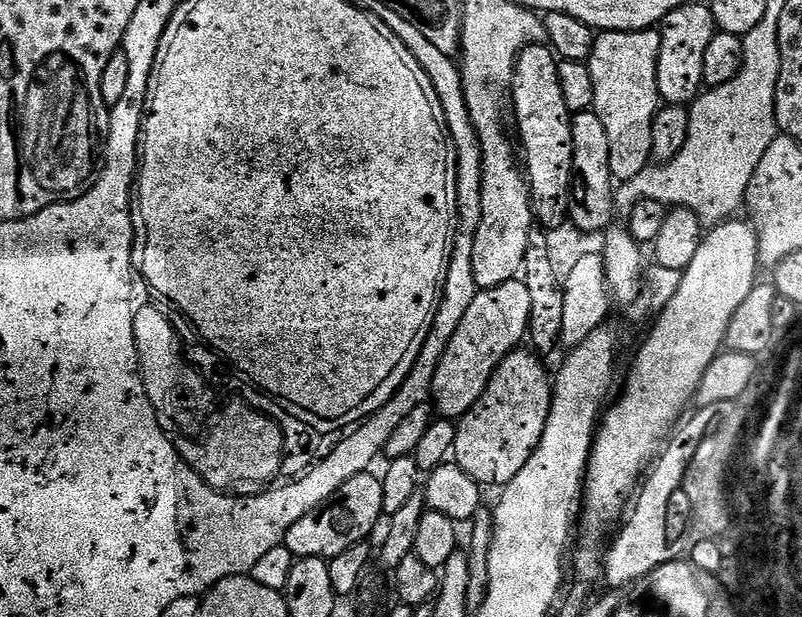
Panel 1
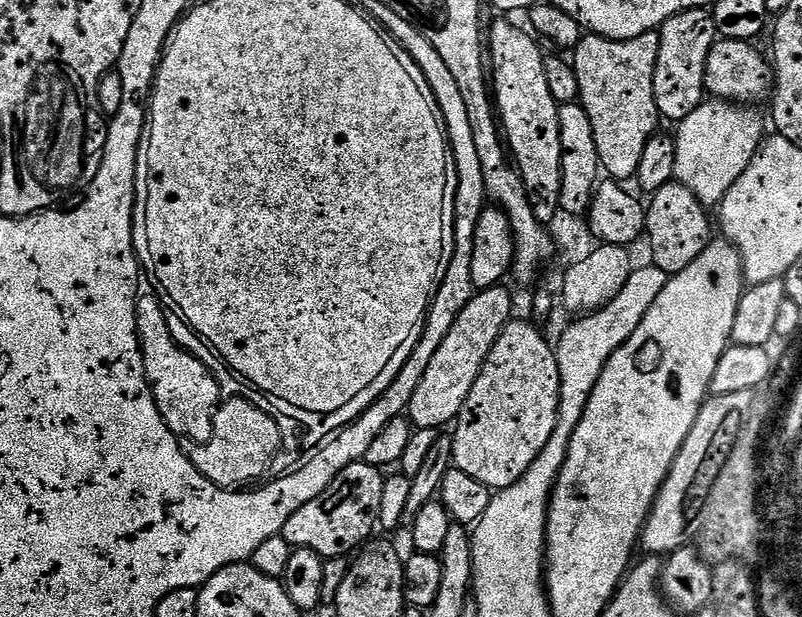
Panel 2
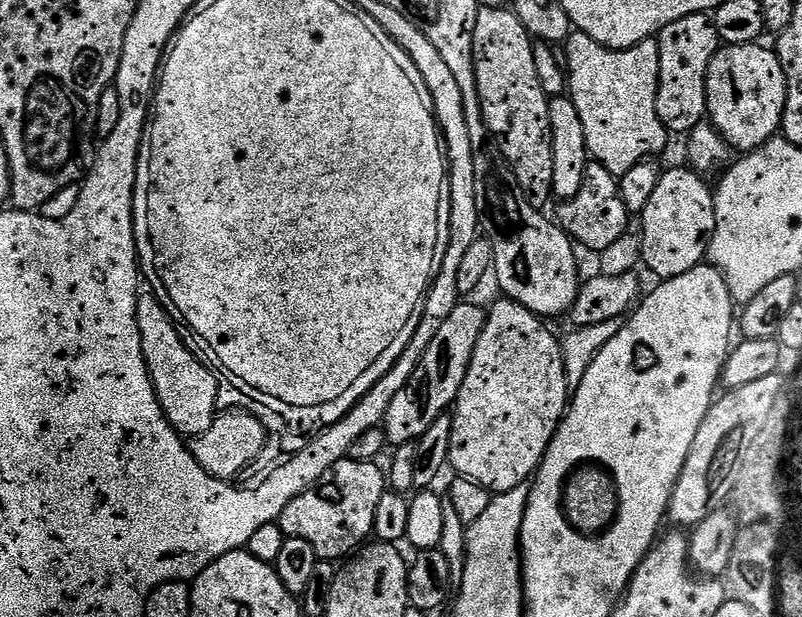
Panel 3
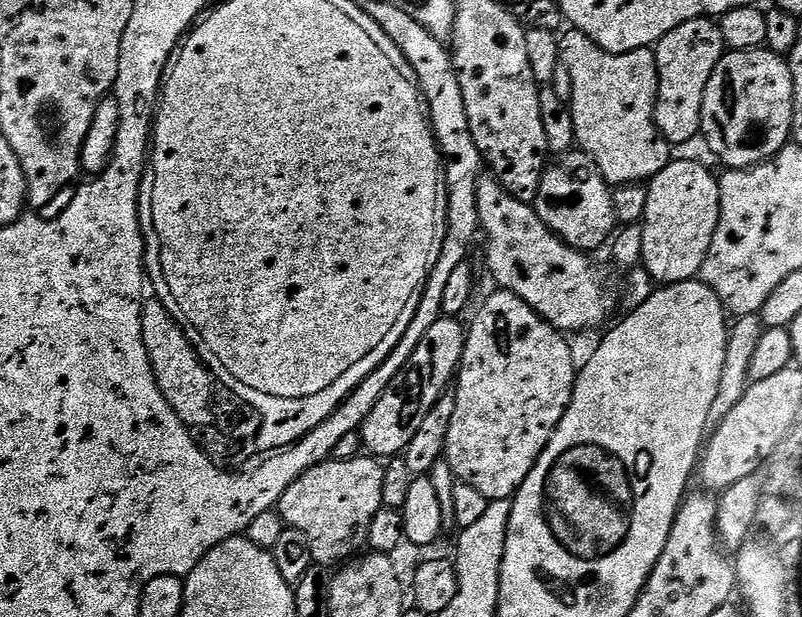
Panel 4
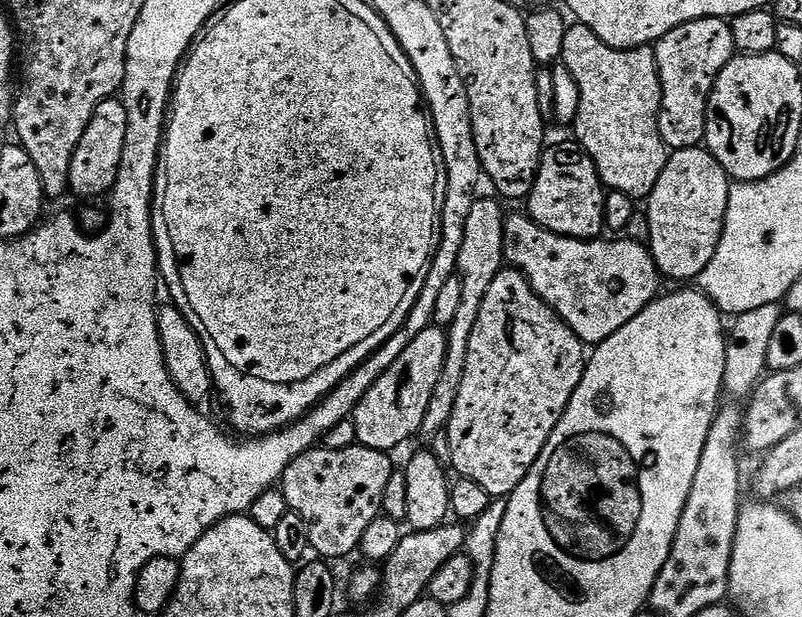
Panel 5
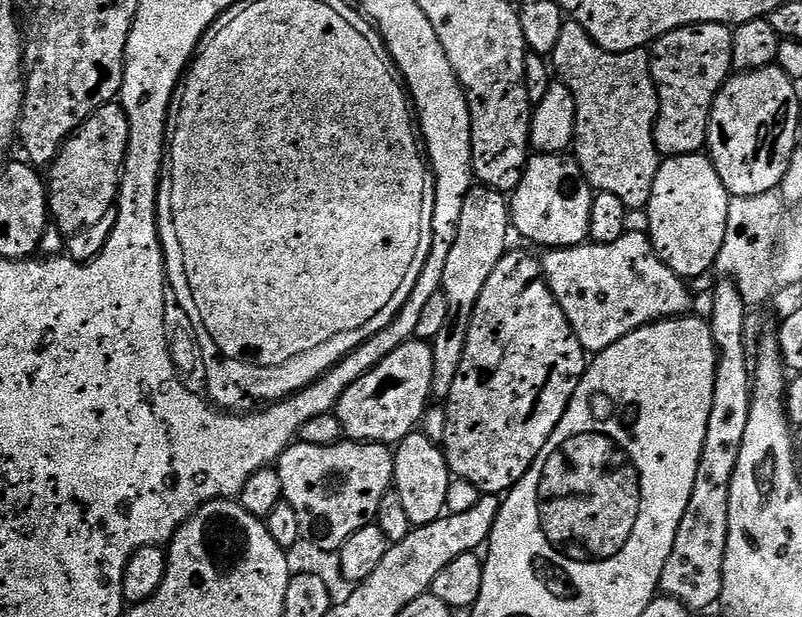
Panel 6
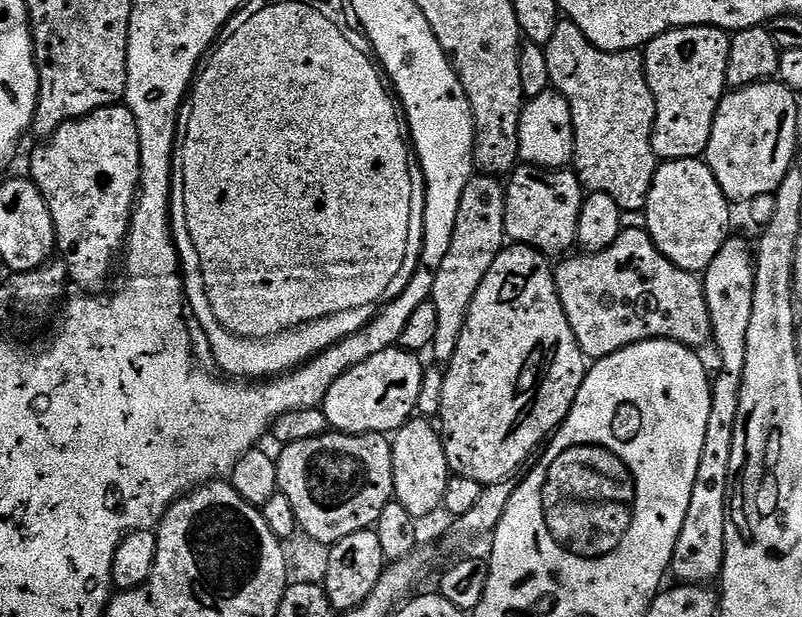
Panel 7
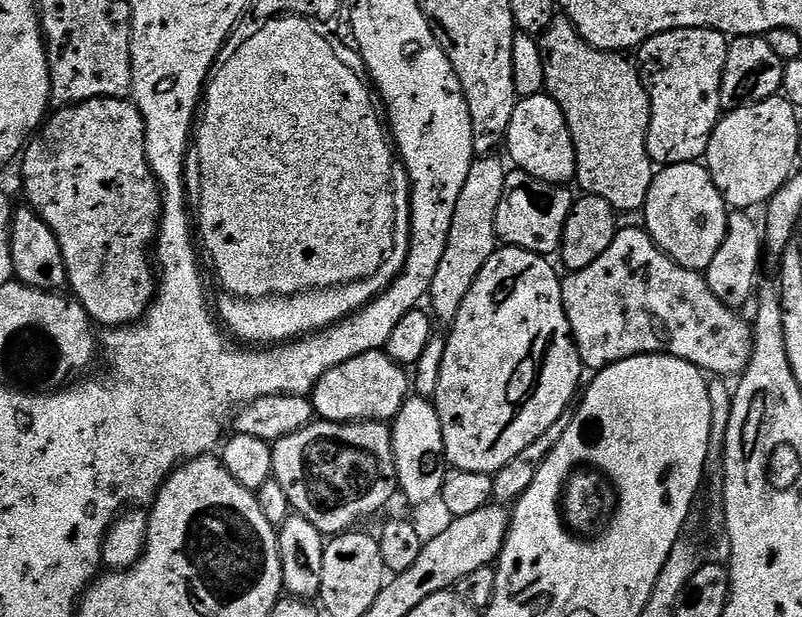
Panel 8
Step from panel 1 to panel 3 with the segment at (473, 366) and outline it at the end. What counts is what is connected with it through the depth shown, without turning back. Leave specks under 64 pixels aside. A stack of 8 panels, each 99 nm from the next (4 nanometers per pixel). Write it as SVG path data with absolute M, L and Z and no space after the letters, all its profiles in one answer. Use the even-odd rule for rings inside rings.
M461 302L456 309L442 322L438 334L430 341L430 346L422 354L418 362L418 370L410 374L410 382L402 386L390 402L390 408L384 415L383 429L392 446L410 444L419 440L439 416L445 415L455 405L456 396L462 390L462 382L466 378L466 370L470 366L470 358L474 354L474 346L478 346L478 338L484 329L485 309L476 304Z

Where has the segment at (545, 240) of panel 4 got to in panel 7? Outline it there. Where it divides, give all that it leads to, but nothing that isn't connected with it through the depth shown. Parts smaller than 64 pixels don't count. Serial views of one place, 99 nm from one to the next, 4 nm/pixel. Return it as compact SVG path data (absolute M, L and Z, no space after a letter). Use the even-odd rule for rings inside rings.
M626 229L624 231L621 231L620 237L617 238L615 242L613 242L609 248L606 250L602 250L601 252L590 252L587 254L579 254L580 256L573 255L571 258L573 260L568 260L565 262L564 265L561 266L561 268L557 267L555 269L556 274L556 289L558 290L558 294L560 295L560 301L562 302L562 306L564 307L564 313L566 314L566 318L570 322L570 326L574 330L574 338L578 342L578 346L582 351L584 352L585 357L591 358L593 361L598 361L603 356L609 356L610 354L614 354L618 350L622 350L626 346L630 346L631 344L637 344L638 342L642 342L643 340L673 340L674 342L678 342L679 344L686 345L687 348L693 349L693 350L700 350L703 349L703 344L706 345L711 341L712 339L712 323L710 322L710 310L706 306L706 298L704 297L704 286L703 283L693 273L687 272L686 270L682 270L678 266L674 266L670 263L670 261L662 255L662 253L659 252L656 248L656 243L652 240L651 236L648 235L647 231L642 229Z

